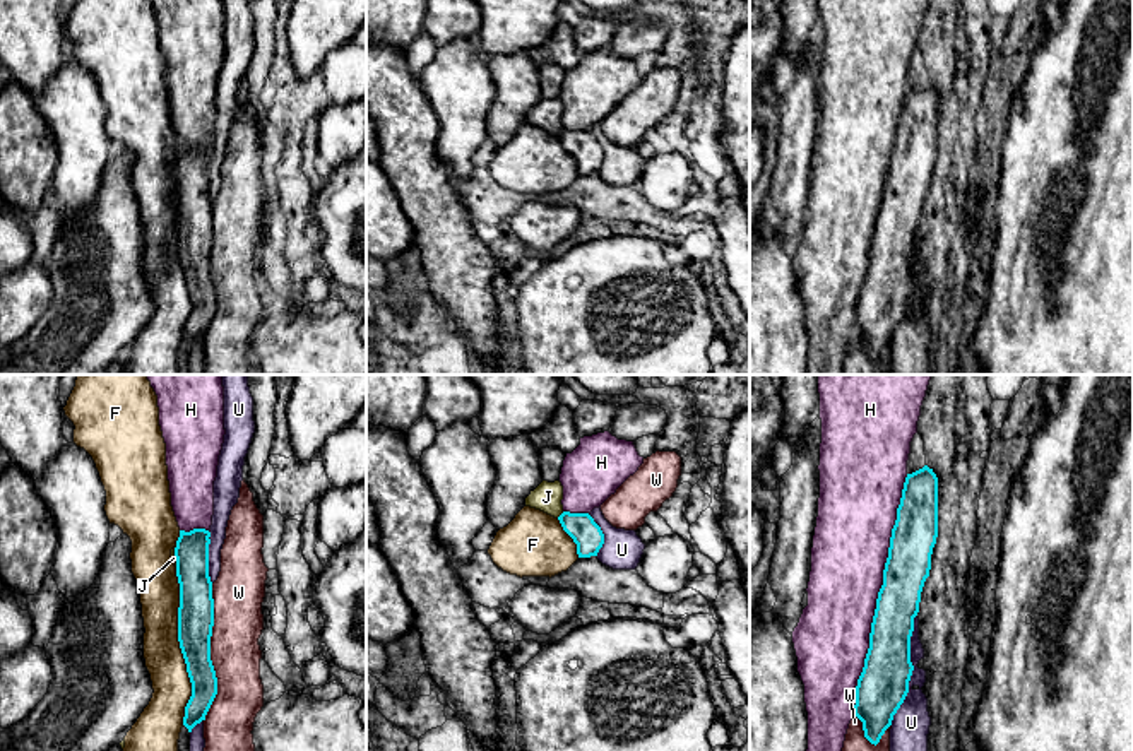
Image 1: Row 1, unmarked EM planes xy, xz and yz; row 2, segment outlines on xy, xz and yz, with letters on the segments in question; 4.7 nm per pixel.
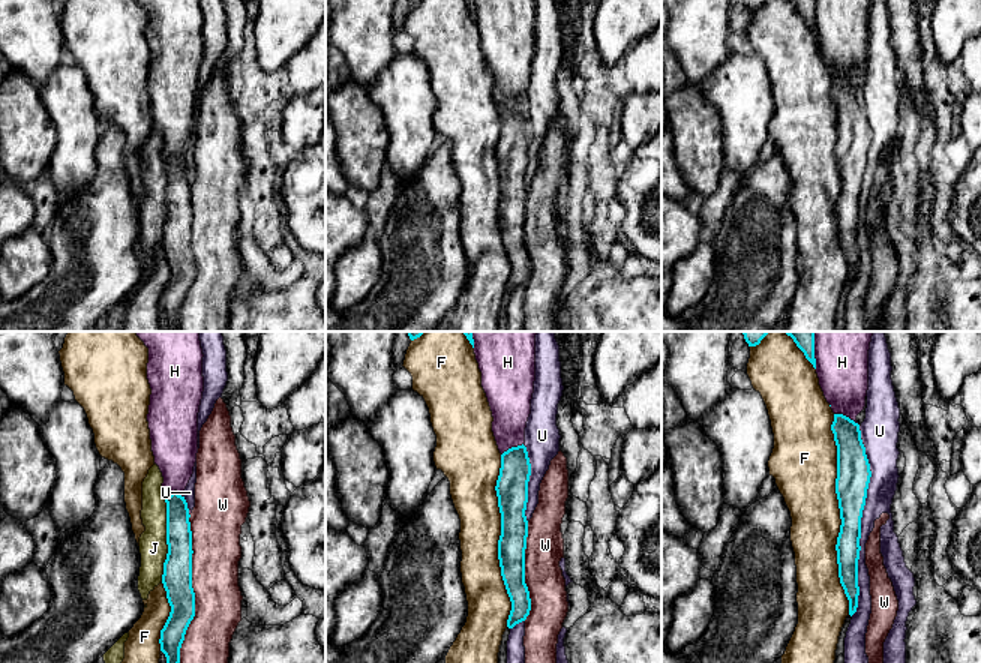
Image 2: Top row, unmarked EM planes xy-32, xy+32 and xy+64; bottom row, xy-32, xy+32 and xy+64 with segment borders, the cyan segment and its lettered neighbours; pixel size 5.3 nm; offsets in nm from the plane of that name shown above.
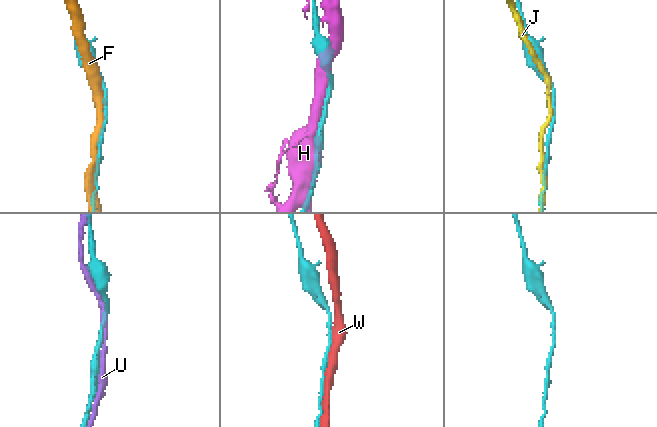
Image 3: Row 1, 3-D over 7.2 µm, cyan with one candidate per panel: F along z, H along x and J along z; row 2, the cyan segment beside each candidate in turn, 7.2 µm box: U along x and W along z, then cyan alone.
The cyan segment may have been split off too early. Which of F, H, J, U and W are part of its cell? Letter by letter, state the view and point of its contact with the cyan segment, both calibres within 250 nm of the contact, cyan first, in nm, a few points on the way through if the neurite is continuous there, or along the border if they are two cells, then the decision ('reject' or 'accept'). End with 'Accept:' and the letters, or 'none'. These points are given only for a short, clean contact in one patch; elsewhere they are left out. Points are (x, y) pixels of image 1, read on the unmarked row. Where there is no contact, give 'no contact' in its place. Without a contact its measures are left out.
F: contact xy (180, 262); calibres 180 and 190 nm; reject
H: contact yz (878, 211); calibres 200 and 360 nm; reject
J: contact xz (562, 130); calibres 140 and 140 nm; reject
U: contact yz (913, 286); calibres 240 and 170 nm; reject
W: contact xy (209, 269); calibres 180 and 240 nm; reject
Accept: none

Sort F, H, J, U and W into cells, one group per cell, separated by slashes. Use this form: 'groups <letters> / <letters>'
groups F J / H / U W

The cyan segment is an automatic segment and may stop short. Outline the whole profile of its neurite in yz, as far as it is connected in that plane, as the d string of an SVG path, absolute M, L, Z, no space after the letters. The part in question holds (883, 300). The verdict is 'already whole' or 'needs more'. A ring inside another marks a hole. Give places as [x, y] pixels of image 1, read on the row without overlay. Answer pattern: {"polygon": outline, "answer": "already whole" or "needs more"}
{"polygon": "M924 82L907 91L892 145L869 265L856 303L854 332L878 361L909 310L911 253L938 154L938 94Z", "answer": "already whole"}

